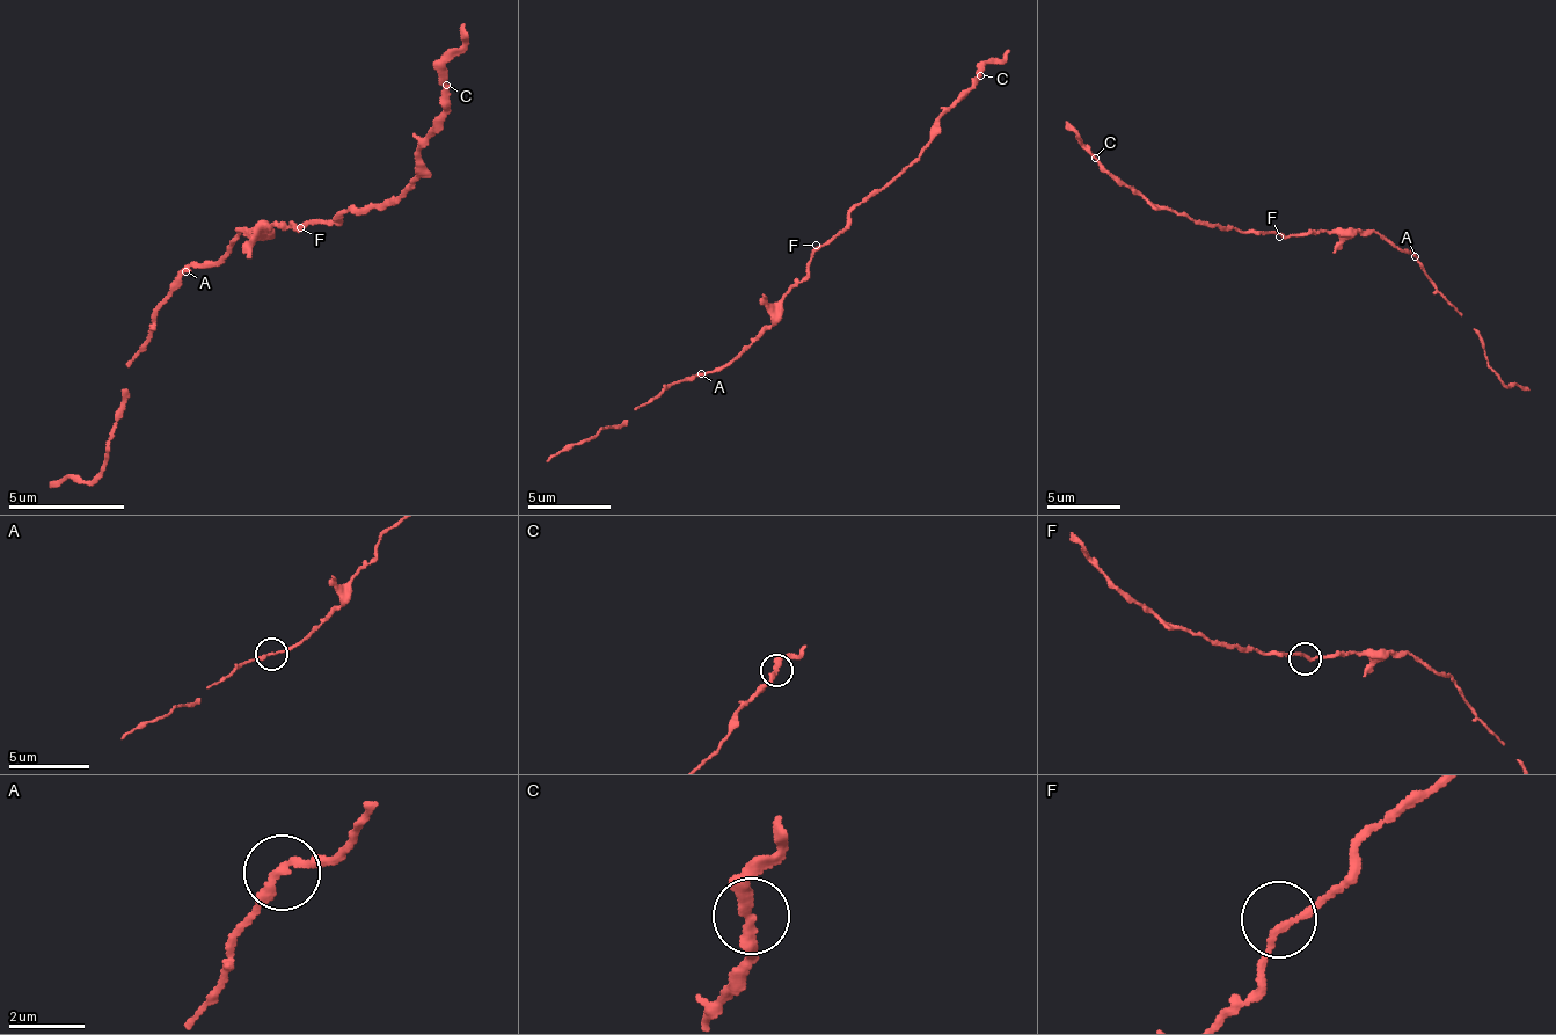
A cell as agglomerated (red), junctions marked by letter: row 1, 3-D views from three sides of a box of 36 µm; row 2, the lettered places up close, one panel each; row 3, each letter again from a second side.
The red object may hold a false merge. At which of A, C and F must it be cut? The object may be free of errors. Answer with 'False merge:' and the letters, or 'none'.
False merge: none

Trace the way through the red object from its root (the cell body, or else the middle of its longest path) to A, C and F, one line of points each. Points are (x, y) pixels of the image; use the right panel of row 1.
A: (1321, 234), (1326, 231), (1381, 234), (1399, 250), (1416, 257)
C: (1321, 234), (1291, 233), (1286, 237), (1277, 232), (1205, 226), (1166, 205), (1152, 205), (1096, 159)
F: (1321, 234), (1279, 237)

